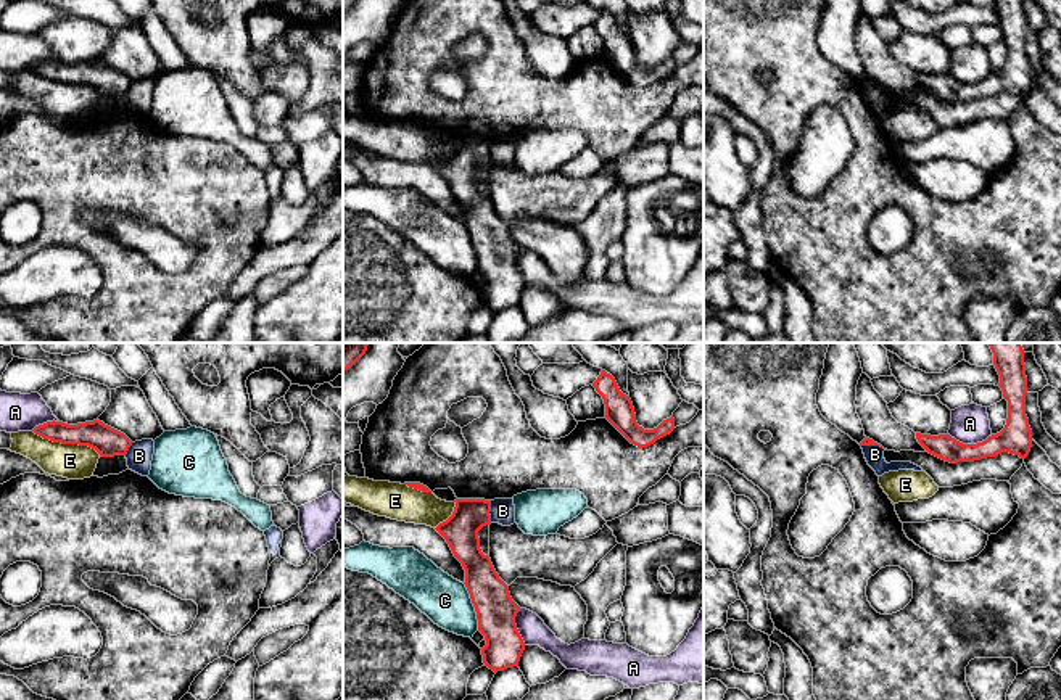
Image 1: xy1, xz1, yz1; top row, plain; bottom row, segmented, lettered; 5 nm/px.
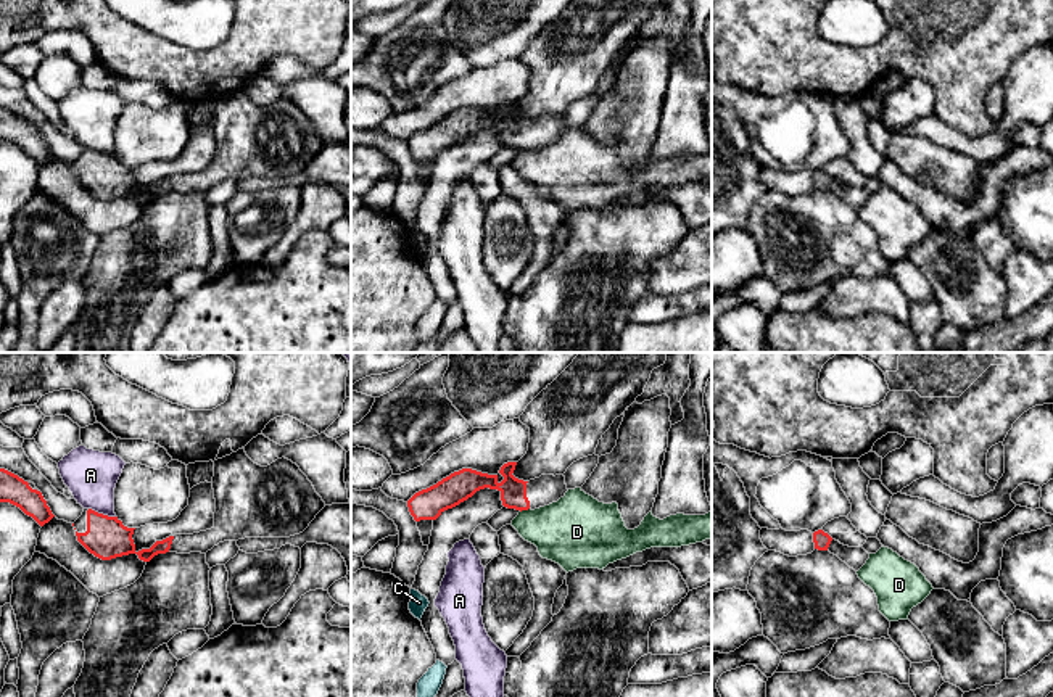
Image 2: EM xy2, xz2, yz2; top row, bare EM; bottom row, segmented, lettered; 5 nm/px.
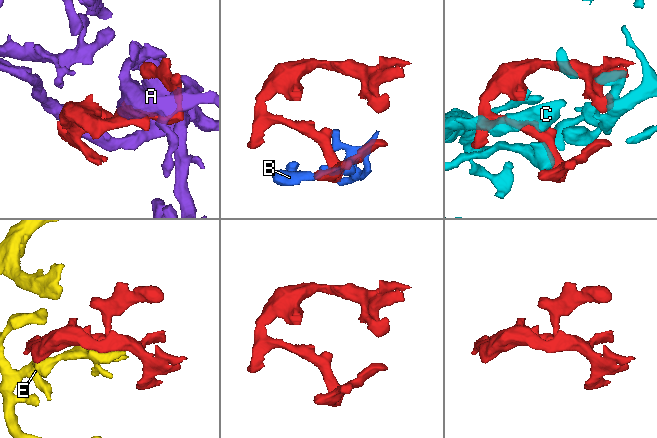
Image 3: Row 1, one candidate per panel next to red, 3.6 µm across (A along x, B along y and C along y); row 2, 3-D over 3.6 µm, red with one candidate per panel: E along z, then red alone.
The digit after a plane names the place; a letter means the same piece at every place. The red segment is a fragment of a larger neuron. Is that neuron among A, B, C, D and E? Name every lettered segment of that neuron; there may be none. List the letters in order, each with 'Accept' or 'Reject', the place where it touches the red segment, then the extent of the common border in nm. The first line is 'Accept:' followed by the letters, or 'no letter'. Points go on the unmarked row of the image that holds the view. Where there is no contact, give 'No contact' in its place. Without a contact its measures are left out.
Accept: no letter
A: Reject. Touches red at yz1 (971, 84). Shared border 220 nm
B: Reject. Touches red at xz1 (490, 150). Shared border 110 nm
C: Reject. Touches red at xz1 (474, 245). Shared border 260 nm
D: Reject. Touches red at xz2 (524, 148). Shared border 50 nm
E: Reject. Touches red at xy1 (66, 82). Shared border 360 nm

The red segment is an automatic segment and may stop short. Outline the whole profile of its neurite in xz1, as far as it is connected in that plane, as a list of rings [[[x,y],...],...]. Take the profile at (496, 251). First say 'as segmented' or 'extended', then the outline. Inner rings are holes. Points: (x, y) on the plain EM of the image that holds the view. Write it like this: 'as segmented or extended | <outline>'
as segmented | [[[456,138],[452,154],[435,169],[446,179],[454,196],[465,209],[465,227],[477,251],[478,270],[485,275],[483,303],[494,312],[518,306],[525,282],[517,269],[515,256],[522,249],[510,237],[509,225],[496,212],[491,198],[480,188],[478,171],[491,164],[491,140]]]

